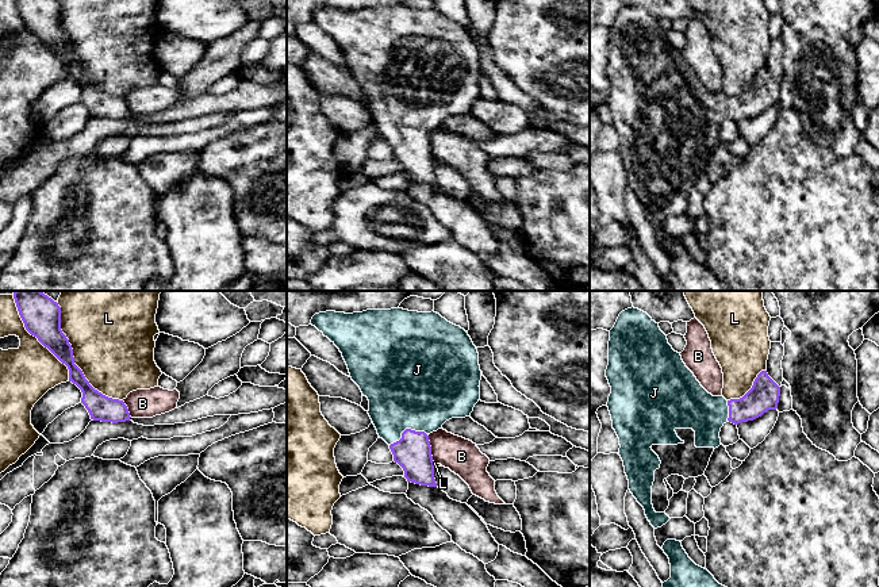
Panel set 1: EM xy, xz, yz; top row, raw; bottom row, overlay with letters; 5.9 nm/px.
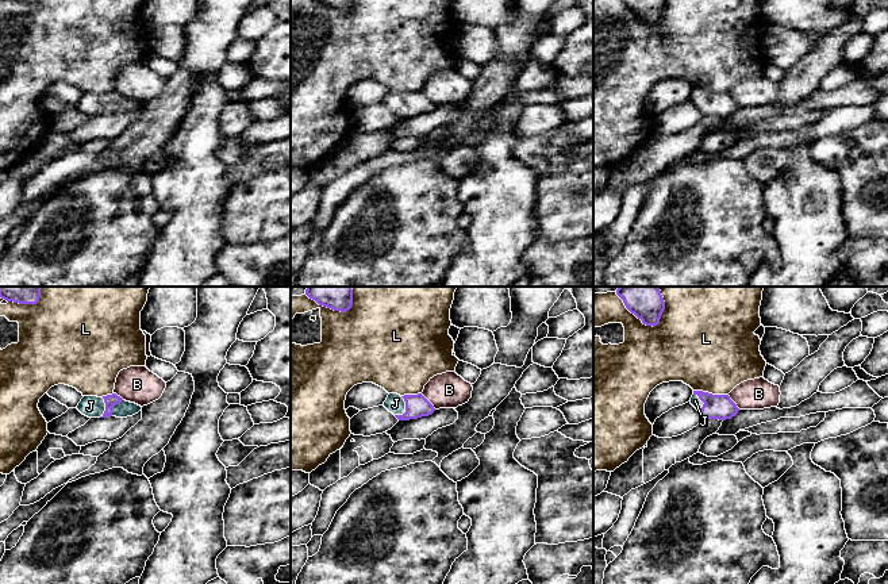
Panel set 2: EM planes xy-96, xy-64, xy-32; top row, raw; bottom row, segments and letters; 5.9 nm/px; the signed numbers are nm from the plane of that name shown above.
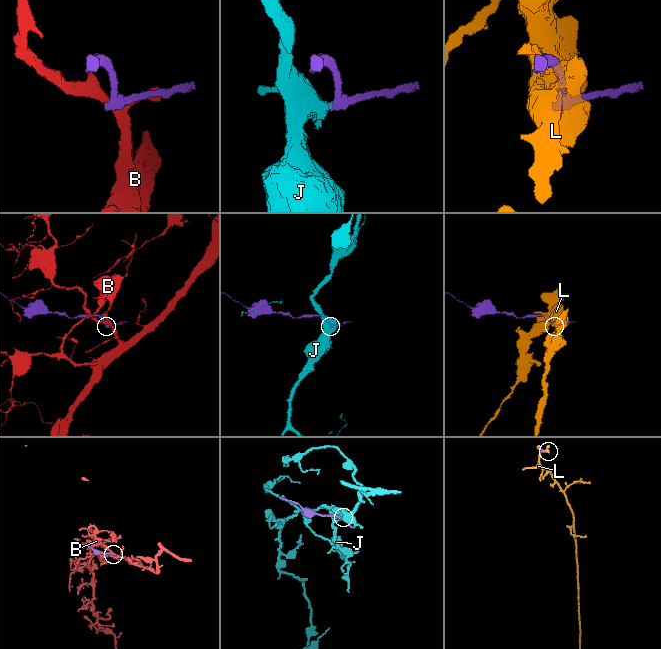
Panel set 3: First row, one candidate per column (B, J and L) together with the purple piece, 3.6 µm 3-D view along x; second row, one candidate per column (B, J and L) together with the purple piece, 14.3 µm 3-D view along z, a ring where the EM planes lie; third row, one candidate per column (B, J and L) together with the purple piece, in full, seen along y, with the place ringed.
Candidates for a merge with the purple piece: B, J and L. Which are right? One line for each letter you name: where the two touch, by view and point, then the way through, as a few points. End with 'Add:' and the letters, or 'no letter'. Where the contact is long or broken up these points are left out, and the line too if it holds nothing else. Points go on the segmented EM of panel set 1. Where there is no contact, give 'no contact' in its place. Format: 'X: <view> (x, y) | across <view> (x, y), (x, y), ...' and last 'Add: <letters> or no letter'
J: xz (406, 429) | across xz (413, 452), (406, 429), (409, 387)
Add: J

